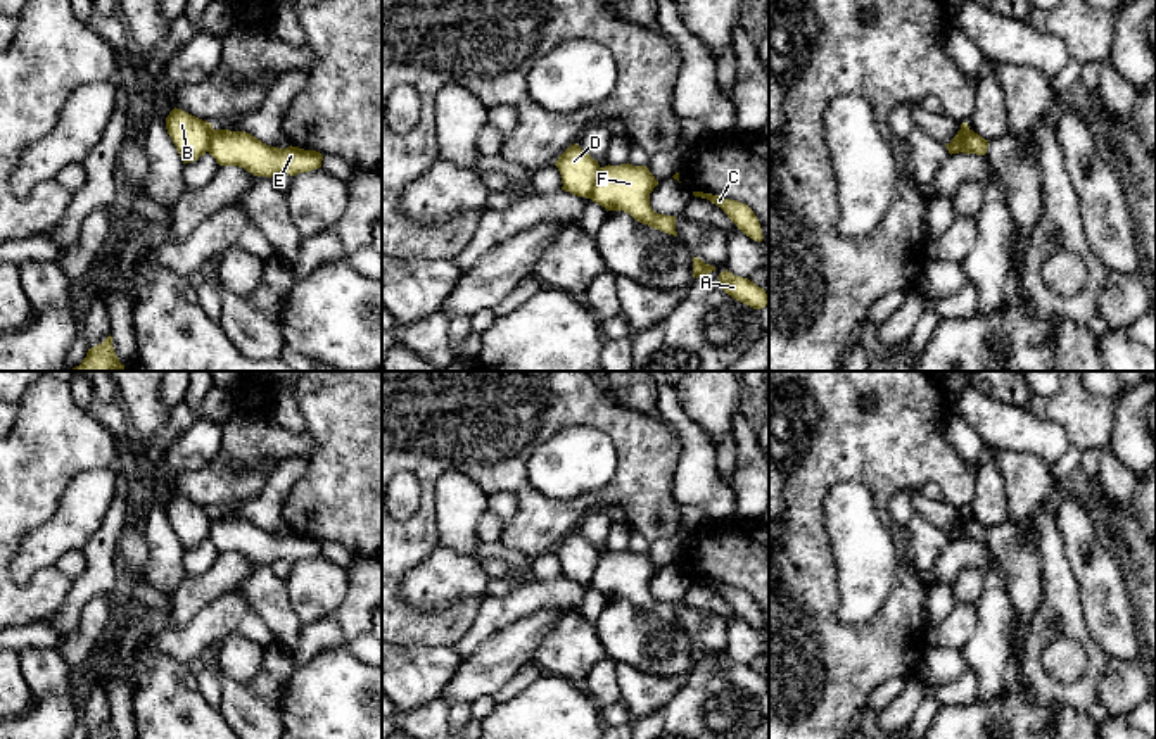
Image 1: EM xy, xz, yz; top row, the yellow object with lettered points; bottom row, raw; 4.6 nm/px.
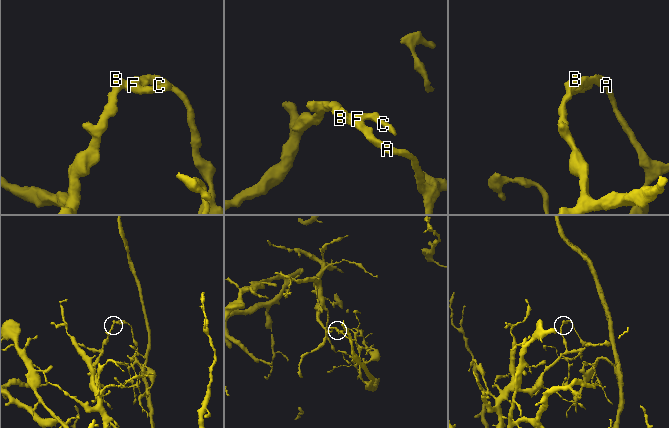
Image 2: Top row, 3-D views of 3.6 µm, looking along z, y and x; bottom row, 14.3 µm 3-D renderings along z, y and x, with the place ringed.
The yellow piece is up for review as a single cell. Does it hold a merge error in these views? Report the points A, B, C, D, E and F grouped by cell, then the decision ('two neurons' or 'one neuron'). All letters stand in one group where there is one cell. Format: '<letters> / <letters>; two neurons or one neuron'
A C E F / B D; two neurons

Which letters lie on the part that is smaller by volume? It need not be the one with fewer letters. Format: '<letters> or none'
A, C, E, F

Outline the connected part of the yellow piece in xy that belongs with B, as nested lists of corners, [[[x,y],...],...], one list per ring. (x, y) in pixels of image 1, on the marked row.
[[[175,107],[166,117],[166,129],[183,164],[194,162],[209,152],[211,123]]]

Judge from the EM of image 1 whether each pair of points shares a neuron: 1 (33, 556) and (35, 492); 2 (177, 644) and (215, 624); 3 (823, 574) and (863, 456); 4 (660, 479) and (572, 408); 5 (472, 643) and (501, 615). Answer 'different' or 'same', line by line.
1: different
2: same
3: same
4: same
5: same

